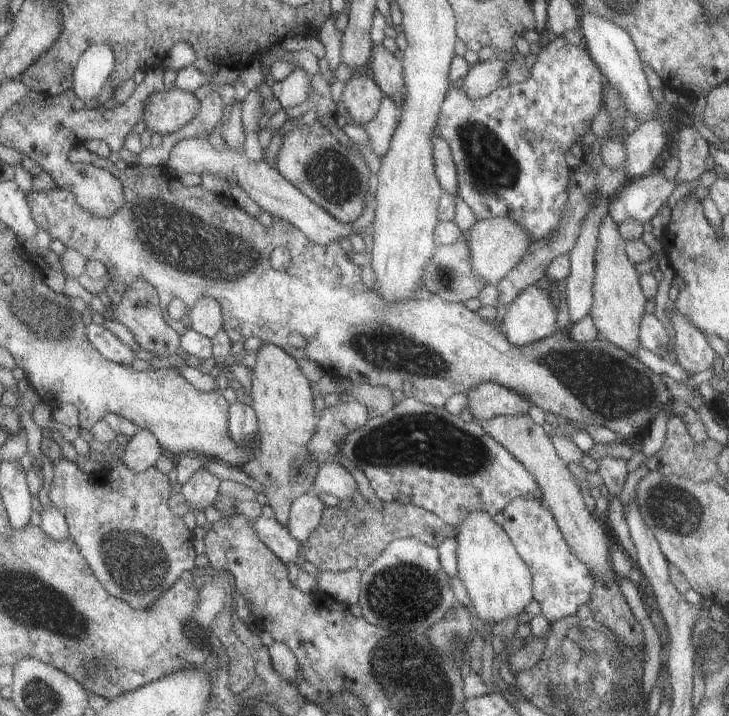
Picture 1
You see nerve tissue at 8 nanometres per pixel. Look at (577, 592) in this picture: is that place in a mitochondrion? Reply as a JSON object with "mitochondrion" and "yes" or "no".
{"mitochondrion":"no"}

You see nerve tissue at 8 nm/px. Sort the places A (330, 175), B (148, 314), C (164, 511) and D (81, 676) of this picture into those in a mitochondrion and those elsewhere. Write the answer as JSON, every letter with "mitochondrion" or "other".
{"A":"mitochondrion","B":"other","C":"other","D":"other"}

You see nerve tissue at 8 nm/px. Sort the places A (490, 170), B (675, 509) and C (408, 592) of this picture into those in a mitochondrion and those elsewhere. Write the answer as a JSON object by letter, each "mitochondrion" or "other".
{"A":"mitochondrion","B":"mitochondrion","C":"mitochondrion"}

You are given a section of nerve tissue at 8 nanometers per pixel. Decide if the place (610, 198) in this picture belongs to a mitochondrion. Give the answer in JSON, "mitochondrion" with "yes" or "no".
{"mitochondrion":"no"}

